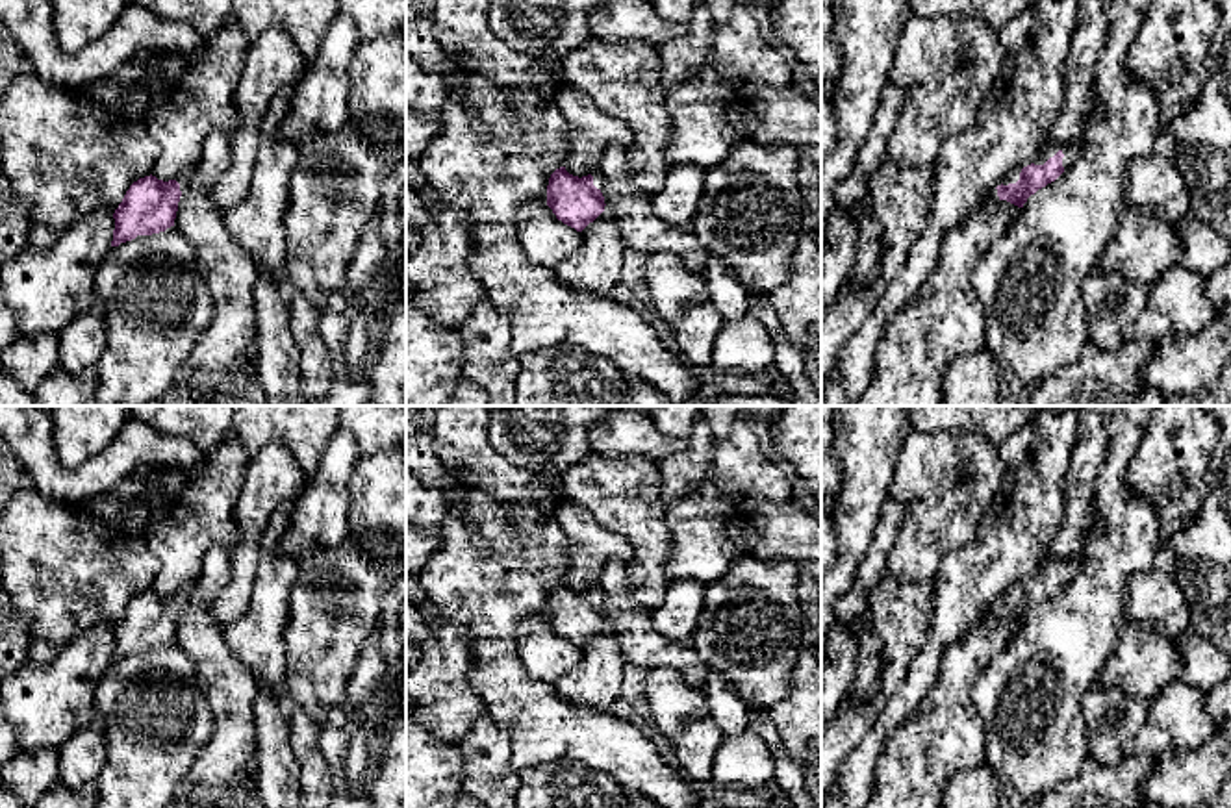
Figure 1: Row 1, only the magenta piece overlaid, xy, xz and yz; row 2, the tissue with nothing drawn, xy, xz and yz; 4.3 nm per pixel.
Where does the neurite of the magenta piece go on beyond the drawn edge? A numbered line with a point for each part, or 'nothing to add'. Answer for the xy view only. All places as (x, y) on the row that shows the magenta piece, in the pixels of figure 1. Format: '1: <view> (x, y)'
1: xy (184, 176)

